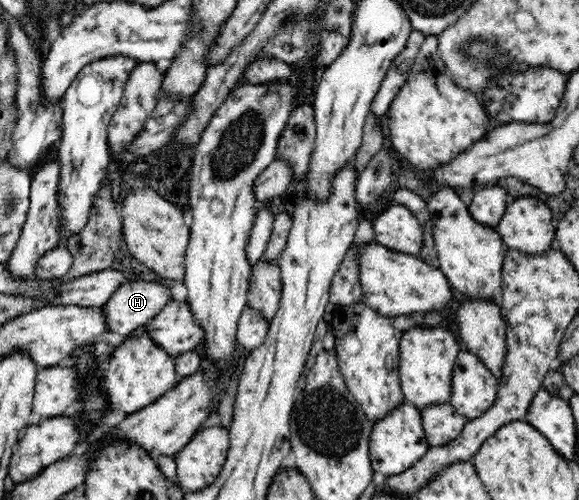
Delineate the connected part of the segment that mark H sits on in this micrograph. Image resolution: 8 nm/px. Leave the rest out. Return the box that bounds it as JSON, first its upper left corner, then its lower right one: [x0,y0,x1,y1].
[102,281,172,337]

